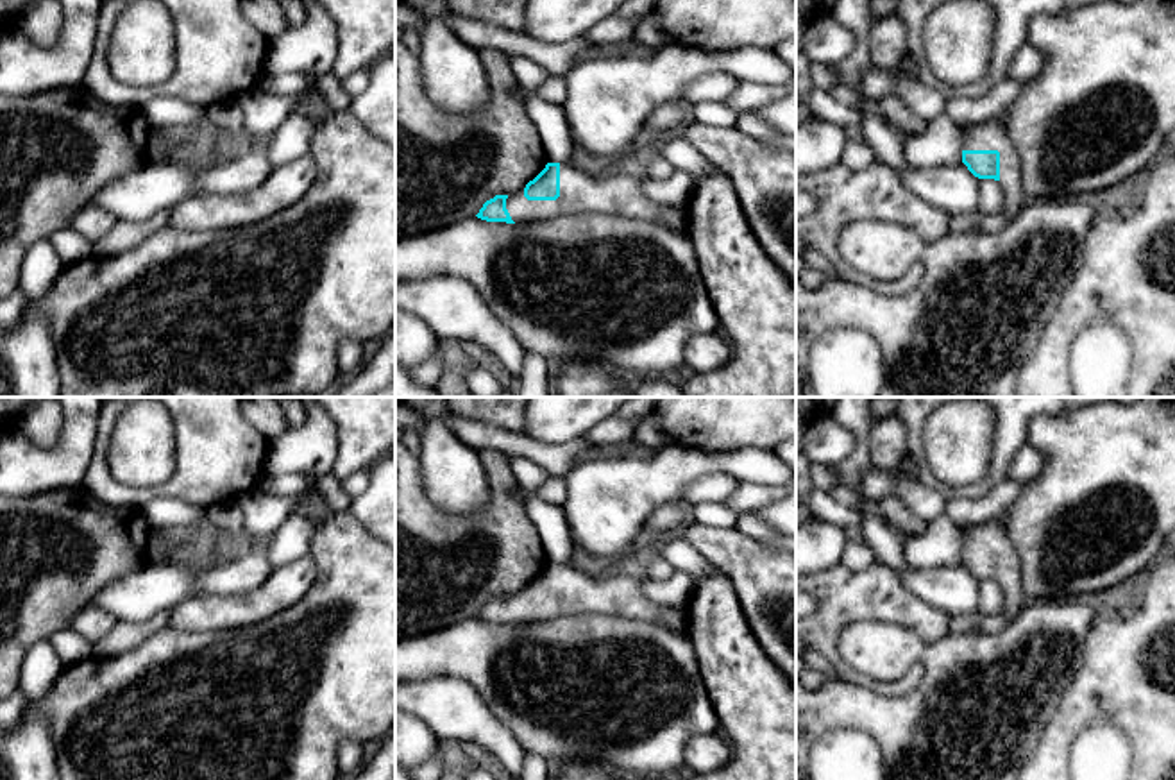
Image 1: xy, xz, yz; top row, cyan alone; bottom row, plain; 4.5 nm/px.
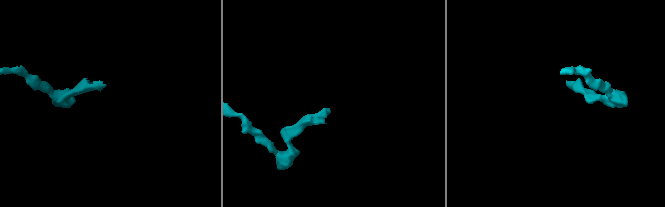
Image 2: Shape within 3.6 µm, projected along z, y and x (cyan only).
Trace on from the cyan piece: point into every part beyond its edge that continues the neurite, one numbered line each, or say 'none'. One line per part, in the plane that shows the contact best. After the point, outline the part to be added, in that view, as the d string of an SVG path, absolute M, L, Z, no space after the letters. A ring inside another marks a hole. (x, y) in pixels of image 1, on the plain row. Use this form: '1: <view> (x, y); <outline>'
1: xz (582, 589); M579 562L560 564L556 601L528 601L520 590L508 596L506 610L515 624L587 612L664 624L664 606L644 596L642 583L644 578L635 569L599 572Z

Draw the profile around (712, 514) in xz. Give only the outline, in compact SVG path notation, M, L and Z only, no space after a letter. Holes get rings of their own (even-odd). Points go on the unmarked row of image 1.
M703 501L690 510L694 522L701 526L710 526L715 530L733 530L737 526L739 513L724 503Z

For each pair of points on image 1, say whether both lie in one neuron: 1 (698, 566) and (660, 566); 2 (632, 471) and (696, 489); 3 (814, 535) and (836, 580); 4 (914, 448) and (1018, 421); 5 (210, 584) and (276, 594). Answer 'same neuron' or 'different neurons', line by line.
1: different neurons
2: different neurons
3: different neurons
4: same neuron
5: different neurons

